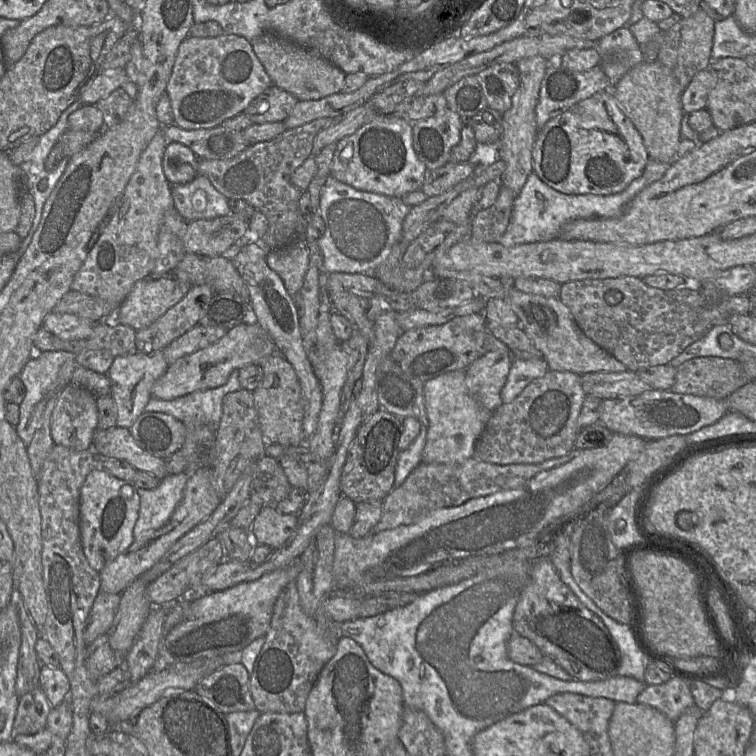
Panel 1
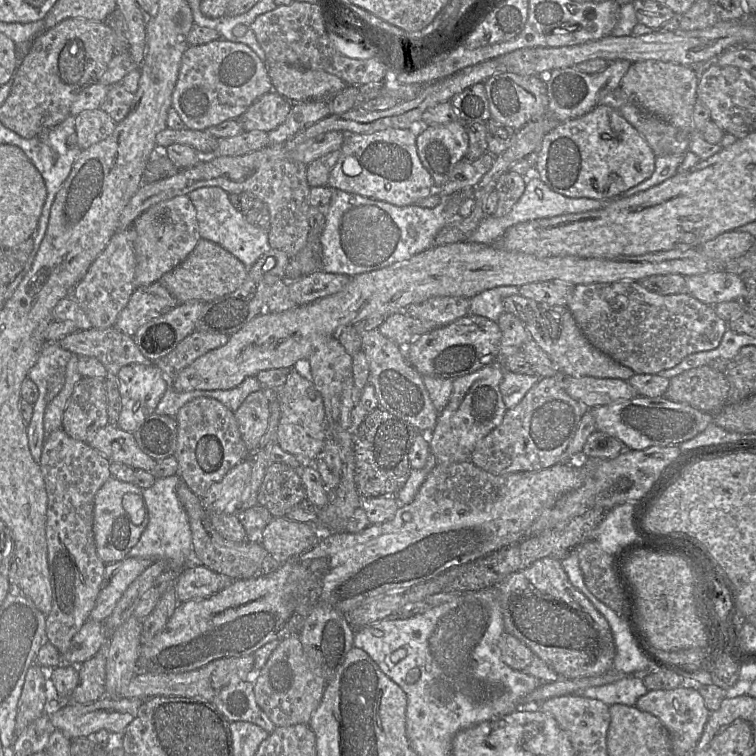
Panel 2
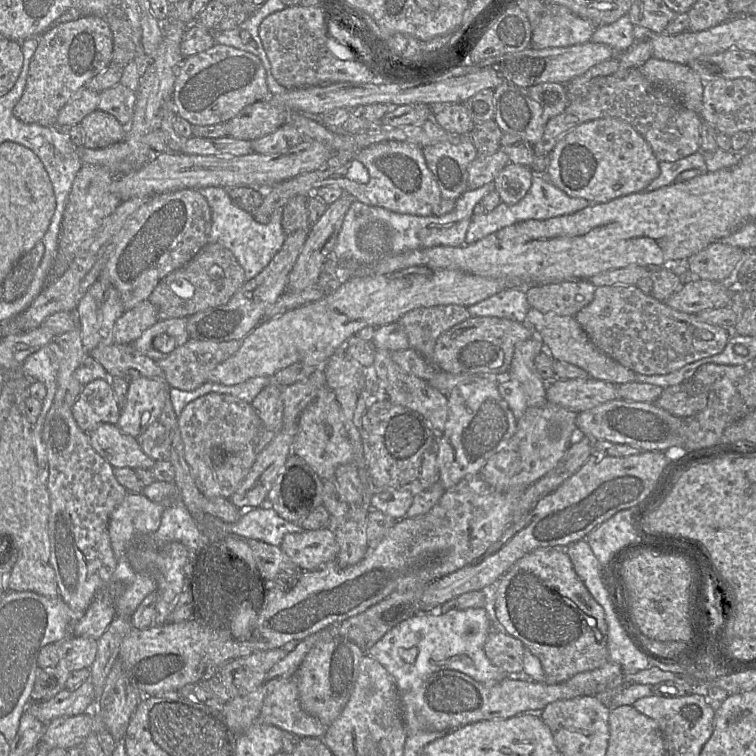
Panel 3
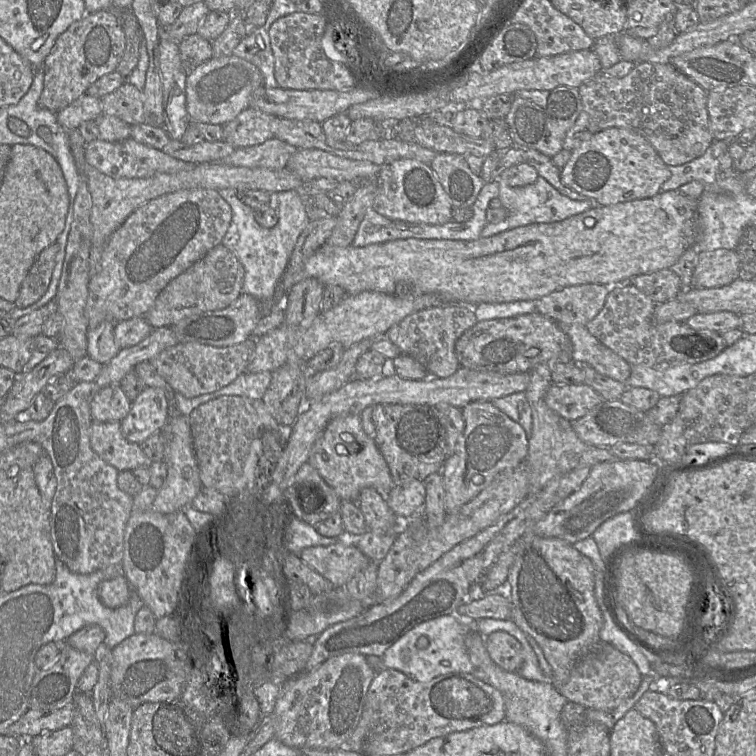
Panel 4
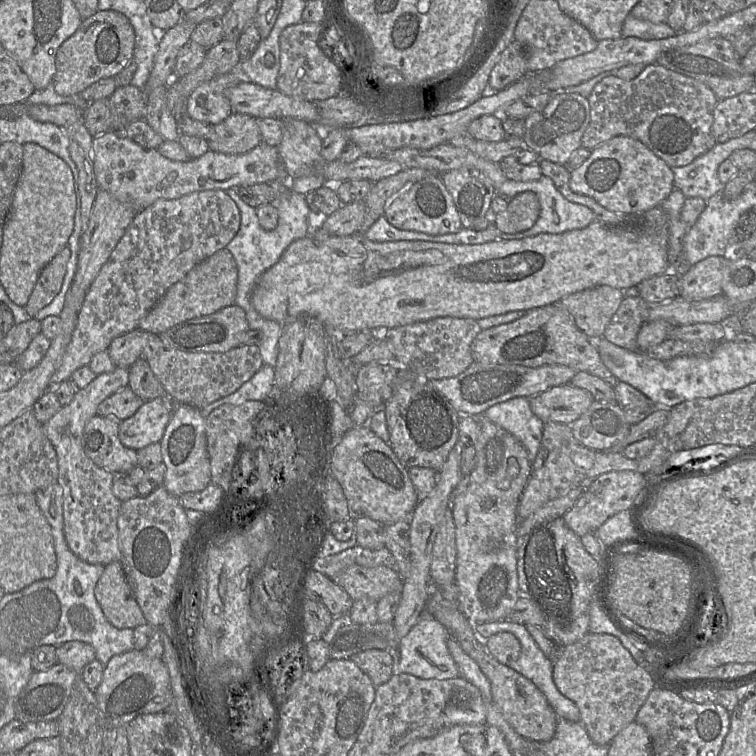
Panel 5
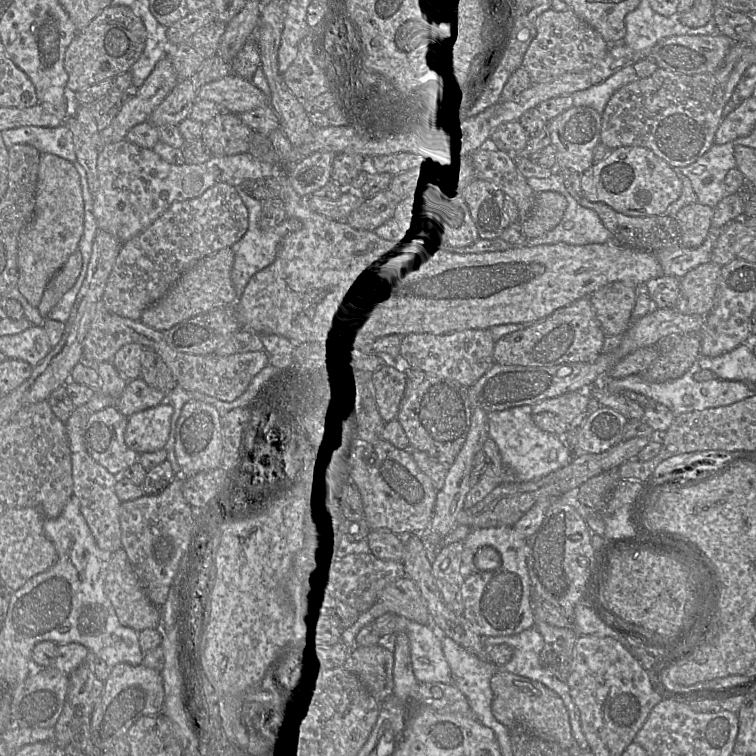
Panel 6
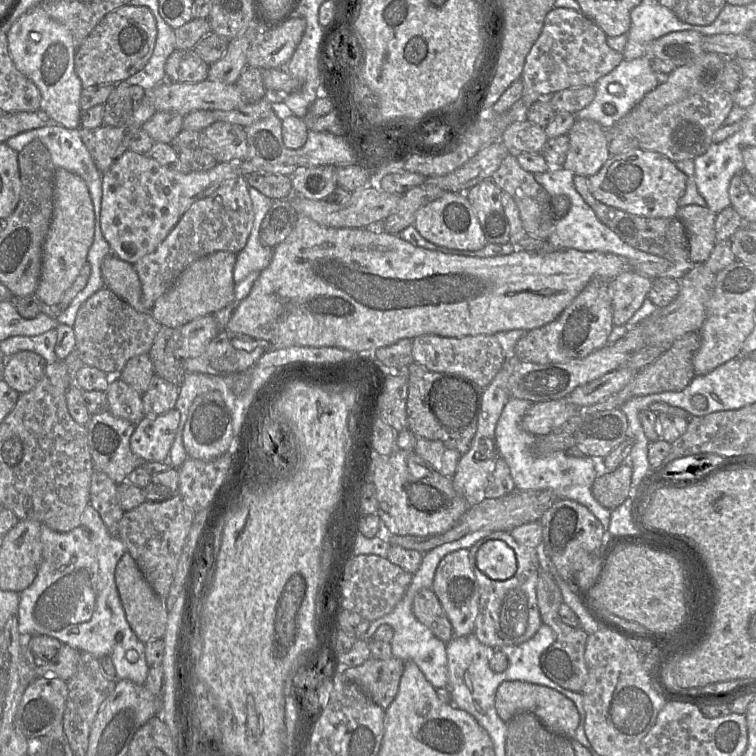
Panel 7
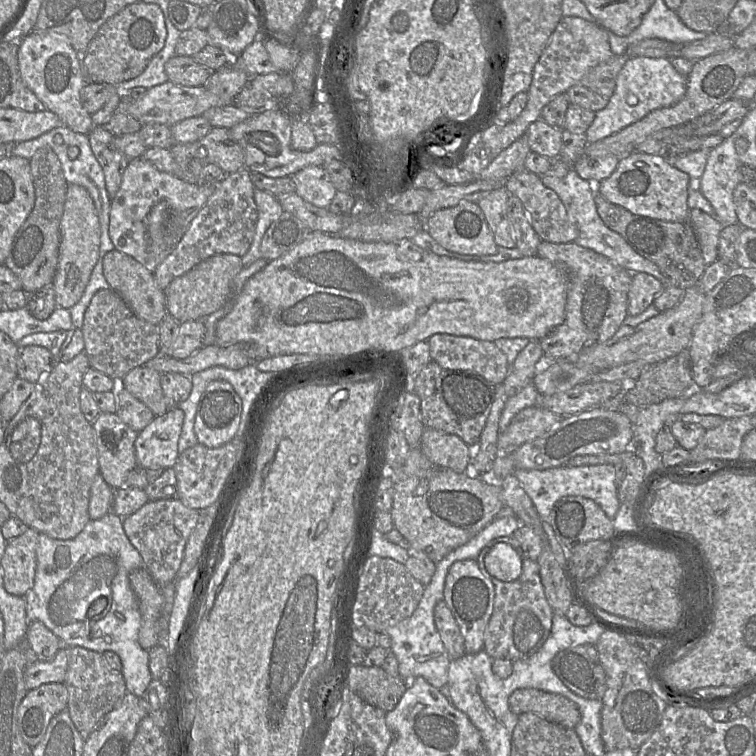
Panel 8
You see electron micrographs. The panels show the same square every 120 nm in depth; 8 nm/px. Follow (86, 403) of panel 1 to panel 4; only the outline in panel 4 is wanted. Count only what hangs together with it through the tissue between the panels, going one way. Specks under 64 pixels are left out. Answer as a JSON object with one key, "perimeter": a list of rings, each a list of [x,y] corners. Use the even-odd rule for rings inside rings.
{"perimeter":[[[119,385],[102,388],[90,404],[92,422],[121,422],[128,415],[131,405]]]}

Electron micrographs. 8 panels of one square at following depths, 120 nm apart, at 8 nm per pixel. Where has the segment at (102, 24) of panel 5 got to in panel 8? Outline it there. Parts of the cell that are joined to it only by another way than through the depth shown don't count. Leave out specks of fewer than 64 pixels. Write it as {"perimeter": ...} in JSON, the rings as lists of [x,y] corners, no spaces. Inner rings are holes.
{"perimeter":[[[142,1],[130,4],[109,18],[90,41],[83,61],[84,75],[90,82],[118,87],[145,70],[150,60],[164,47],[166,36],[164,14],[158,5]]]}

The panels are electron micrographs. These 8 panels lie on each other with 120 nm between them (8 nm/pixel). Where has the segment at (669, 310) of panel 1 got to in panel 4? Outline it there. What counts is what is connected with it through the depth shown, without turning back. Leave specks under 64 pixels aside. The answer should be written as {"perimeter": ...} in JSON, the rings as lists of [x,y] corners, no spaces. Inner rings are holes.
{"perimeter":[[[633,284],[610,287],[602,310],[585,327],[603,345],[630,365],[645,365],[656,370],[710,360],[744,335],[741,329],[720,332],[693,329],[685,322],[657,324],[654,321],[655,306],[656,304]]]}

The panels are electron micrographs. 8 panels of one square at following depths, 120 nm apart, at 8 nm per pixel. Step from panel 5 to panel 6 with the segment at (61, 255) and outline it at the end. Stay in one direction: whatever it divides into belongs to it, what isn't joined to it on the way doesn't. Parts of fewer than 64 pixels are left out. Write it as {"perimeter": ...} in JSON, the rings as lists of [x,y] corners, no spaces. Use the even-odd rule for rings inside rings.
{"perimeter":[[[77,250],[69,256],[66,263],[49,281],[37,307],[43,318],[46,319],[50,311],[62,299],[63,295],[74,286],[80,275],[82,263],[82,254]]]}

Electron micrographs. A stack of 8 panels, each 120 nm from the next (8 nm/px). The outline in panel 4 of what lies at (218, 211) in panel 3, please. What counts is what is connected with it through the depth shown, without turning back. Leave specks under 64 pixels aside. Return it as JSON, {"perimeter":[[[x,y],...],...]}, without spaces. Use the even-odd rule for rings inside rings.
{"perimeter":[[[224,188],[218,191],[232,209],[232,220],[221,244],[237,257],[244,268],[243,293],[264,304],[273,303],[297,239],[311,221],[304,200],[295,189],[272,194],[271,207],[278,214],[278,222],[272,228],[264,228],[255,220],[254,210],[238,199],[236,190]]]}

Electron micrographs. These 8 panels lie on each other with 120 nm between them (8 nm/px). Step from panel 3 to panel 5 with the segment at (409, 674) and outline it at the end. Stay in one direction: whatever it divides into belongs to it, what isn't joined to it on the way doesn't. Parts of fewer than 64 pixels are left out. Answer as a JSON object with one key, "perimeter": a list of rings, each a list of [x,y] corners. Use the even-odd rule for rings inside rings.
{"perimeter":[[[425,605],[419,621],[400,640],[397,649],[389,651],[393,658],[392,673],[406,673],[422,679],[438,680],[460,677],[459,669],[447,647],[448,637],[446,628],[427,612]]]}

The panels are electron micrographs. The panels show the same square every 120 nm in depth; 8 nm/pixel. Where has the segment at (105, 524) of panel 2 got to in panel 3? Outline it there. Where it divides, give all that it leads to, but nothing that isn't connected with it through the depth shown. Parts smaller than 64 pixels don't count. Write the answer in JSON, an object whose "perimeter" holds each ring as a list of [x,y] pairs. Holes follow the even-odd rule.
{"perimeter":[[[128,492],[112,512],[108,531],[117,559],[125,554],[135,537],[147,537],[160,526],[165,503],[149,500],[143,493]]]}

